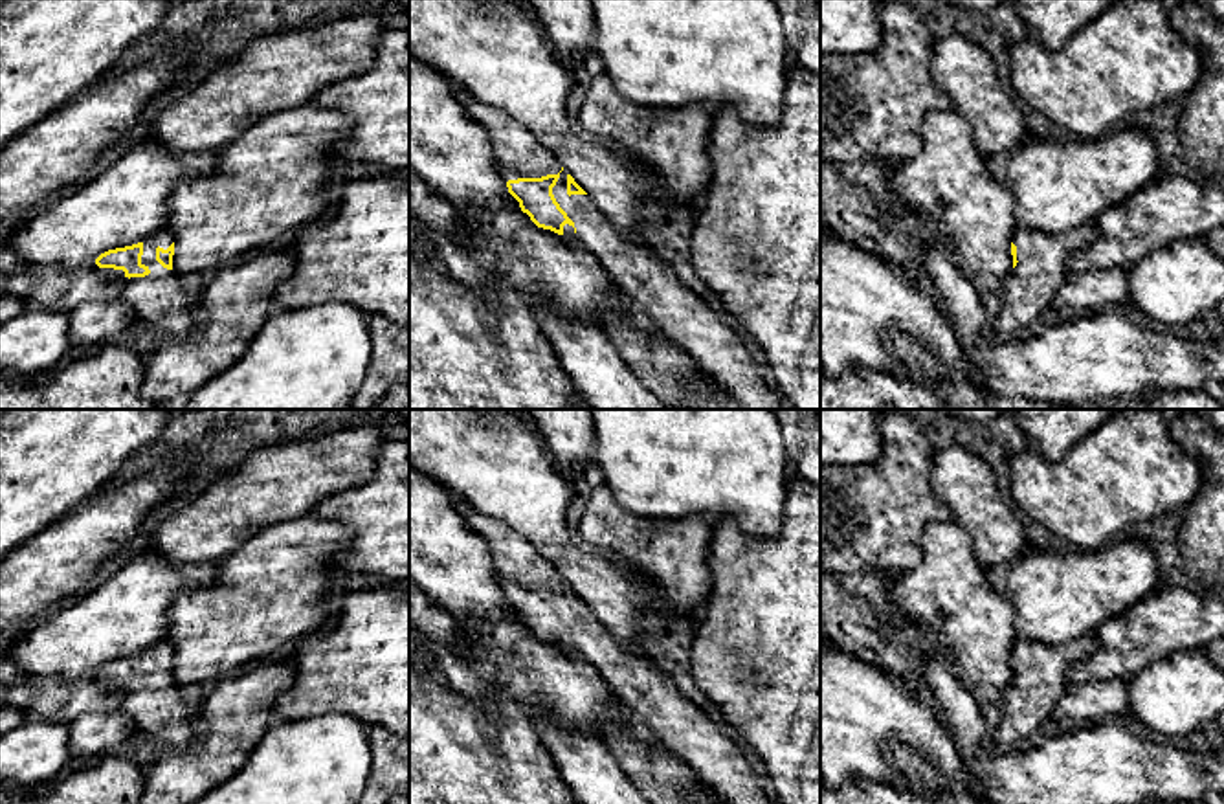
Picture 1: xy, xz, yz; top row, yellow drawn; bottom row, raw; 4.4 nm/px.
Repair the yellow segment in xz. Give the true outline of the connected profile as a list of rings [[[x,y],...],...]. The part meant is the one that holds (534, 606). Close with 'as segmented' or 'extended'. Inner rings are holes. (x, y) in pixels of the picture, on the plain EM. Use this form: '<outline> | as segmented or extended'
[[[450,494],[450,499],[468,529],[486,540],[508,604],[538,639],[551,641],[567,653],[578,652],[602,676],[615,699],[653,731],[668,756],[688,765],[719,800],[727,804],[778,804],[773,793],[763,789],[743,751],[695,703],[679,692],[666,664],[637,655],[620,639],[613,637],[556,569],[516,530],[477,512],[462,497]]] | extended

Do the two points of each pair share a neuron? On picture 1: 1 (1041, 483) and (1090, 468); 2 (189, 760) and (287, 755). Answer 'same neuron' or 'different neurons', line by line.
1: same neuron
2: different neurons

